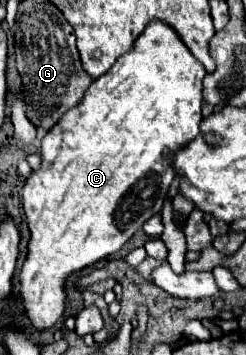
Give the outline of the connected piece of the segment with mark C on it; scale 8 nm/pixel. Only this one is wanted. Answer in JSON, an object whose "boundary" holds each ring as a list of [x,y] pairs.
{"boundary":[[[155,18],[147,24],[147,28],[141,32],[141,36],[135,40],[135,44],[131,46],[131,50],[123,56],[117,58],[117,62],[111,66],[111,70],[103,76],[99,76],[97,80],[91,82],[91,86],[87,88],[87,94],[83,96],[83,102],[79,102],[79,106],[73,106],[71,110],[67,110],[67,114],[63,114],[63,118],[47,132],[47,136],[41,140],[41,158],[43,164],[37,172],[33,172],[27,178],[27,184],[23,186],[23,208],[25,208],[25,216],[27,216],[27,224],[31,230],[31,240],[29,240],[29,254],[27,260],[23,262],[21,268],[21,300],[25,306],[27,316],[31,318],[33,326],[43,330],[43,328],[51,328],[63,314],[65,310],[65,292],[63,292],[63,284],[67,280],[67,276],[79,268],[85,268],[89,264],[95,264],[97,260],[117,252],[151,216],[159,214],[167,196],[167,190],[175,178],[175,172],[171,168],[171,164],[161,158],[161,152],[165,148],[169,150],[177,150],[183,144],[187,144],[189,140],[193,140],[199,134],[199,122],[201,122],[201,106],[203,106],[203,78],[207,76],[207,70],[203,68],[203,64],[187,50],[187,46],[183,44],[183,40],[179,38],[179,34],[175,34],[173,28],[167,28],[163,20]]]}

